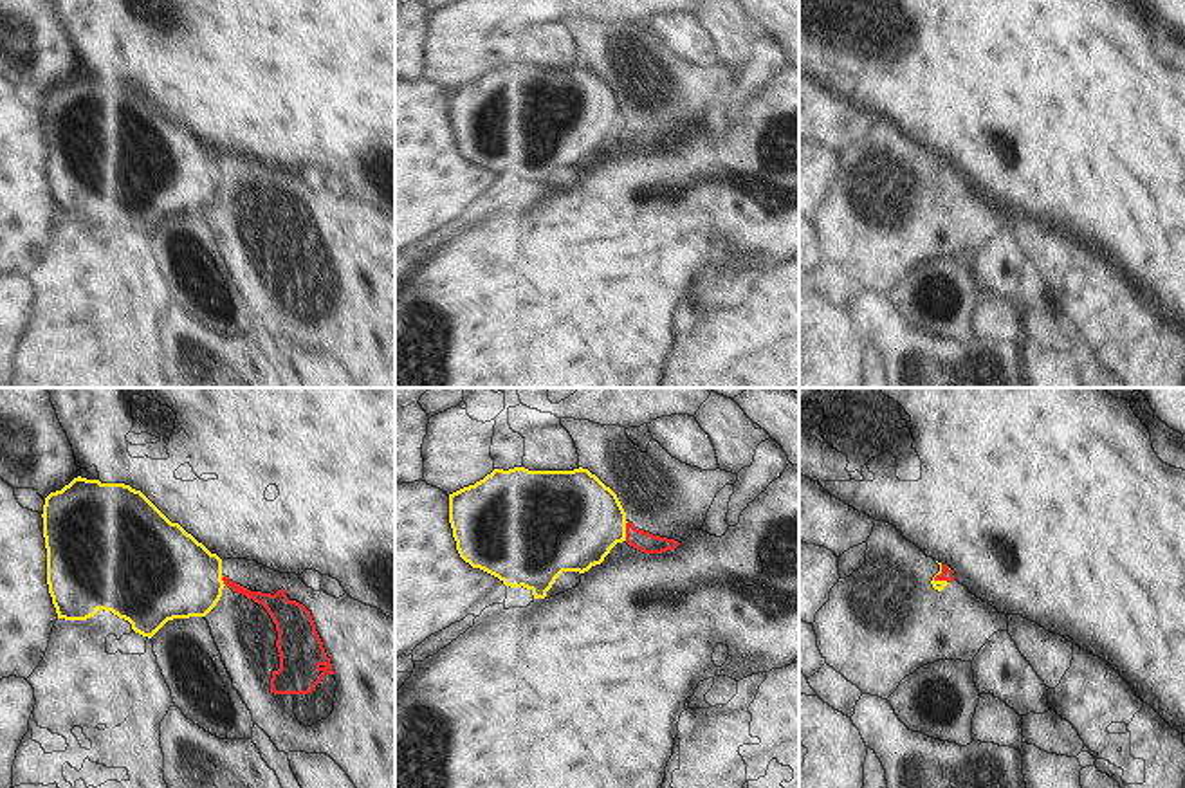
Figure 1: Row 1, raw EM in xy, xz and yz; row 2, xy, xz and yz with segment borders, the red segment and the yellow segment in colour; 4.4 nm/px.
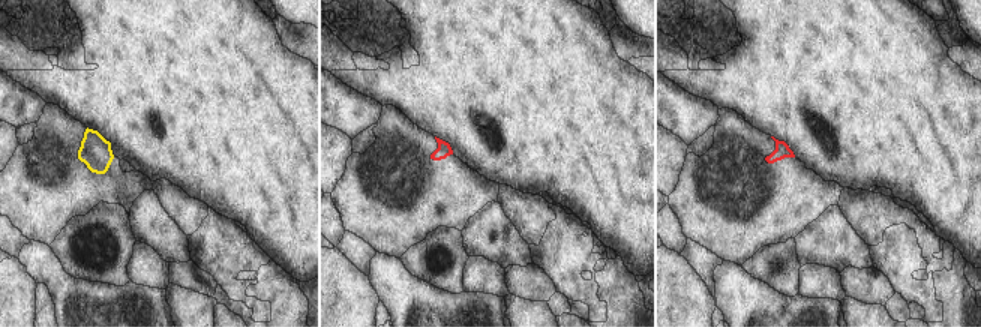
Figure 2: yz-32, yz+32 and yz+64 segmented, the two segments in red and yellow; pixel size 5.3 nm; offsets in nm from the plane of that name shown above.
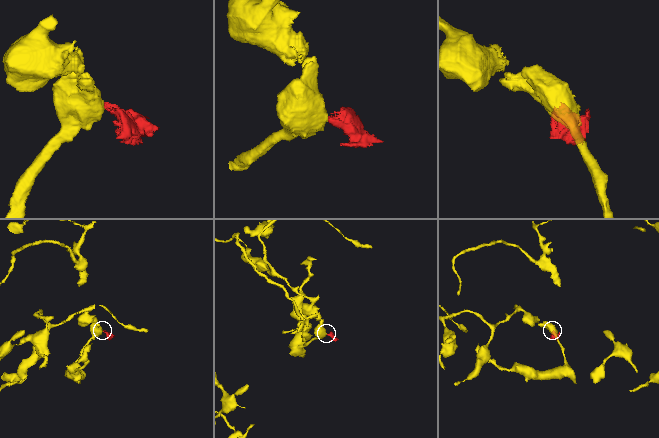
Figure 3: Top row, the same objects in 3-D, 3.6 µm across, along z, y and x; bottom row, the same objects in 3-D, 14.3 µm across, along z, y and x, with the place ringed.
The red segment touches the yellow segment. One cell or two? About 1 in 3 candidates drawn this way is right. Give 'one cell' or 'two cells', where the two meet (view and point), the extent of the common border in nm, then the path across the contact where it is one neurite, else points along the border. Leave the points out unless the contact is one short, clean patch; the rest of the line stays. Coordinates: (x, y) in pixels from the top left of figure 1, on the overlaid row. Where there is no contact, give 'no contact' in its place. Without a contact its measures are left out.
two cells; meets red in xz at (626, 531); contact 90 nm long

